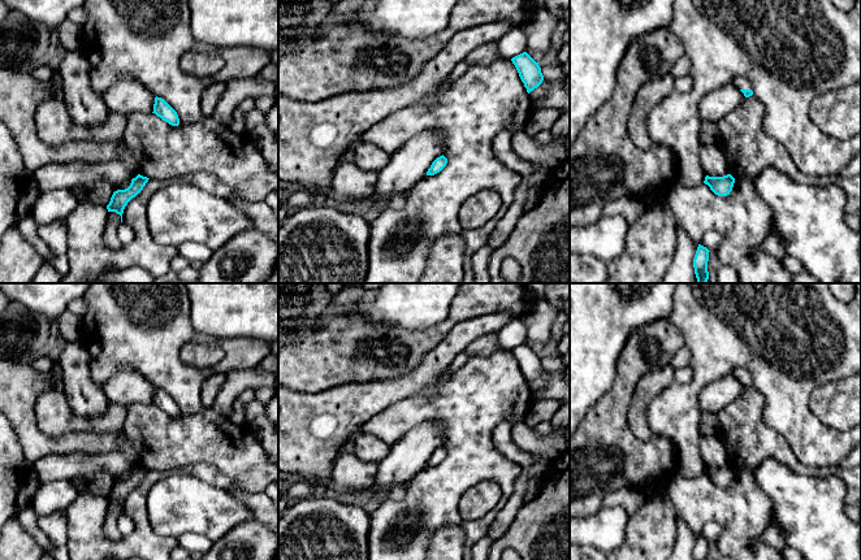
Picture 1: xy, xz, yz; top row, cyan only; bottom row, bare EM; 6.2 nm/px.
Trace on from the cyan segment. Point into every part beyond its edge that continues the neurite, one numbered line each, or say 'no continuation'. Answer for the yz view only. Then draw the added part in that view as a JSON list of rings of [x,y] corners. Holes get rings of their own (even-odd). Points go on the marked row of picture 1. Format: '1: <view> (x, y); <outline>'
1: yz (740, 82); [[[736,77],[732,82],[739,90],[752,90],[749,81],[744,77]]]

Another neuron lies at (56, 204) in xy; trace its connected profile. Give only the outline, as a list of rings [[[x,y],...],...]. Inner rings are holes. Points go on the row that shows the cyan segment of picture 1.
[[[66,188],[42,191],[31,214],[38,227],[65,217],[78,205],[77,199]]]

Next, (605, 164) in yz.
[[[670,29],[642,34],[631,43],[619,64],[613,97],[587,120],[581,135],[570,148],[570,226],[596,222],[602,216],[603,207],[619,197],[642,200],[652,195],[662,199],[676,181],[679,165],[675,152],[665,144],[640,149],[632,142],[627,123],[639,88],[662,77],[663,69],[671,70],[682,56],[684,47]]]

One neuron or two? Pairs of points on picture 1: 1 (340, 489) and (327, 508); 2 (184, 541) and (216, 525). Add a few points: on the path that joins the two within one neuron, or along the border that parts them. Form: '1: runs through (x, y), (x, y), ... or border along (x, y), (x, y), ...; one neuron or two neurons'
1: border along (324, 495), (350, 502); two neurons
2: border along (177, 537), (185, 533), (200, 533), (211, 542); two neurons

